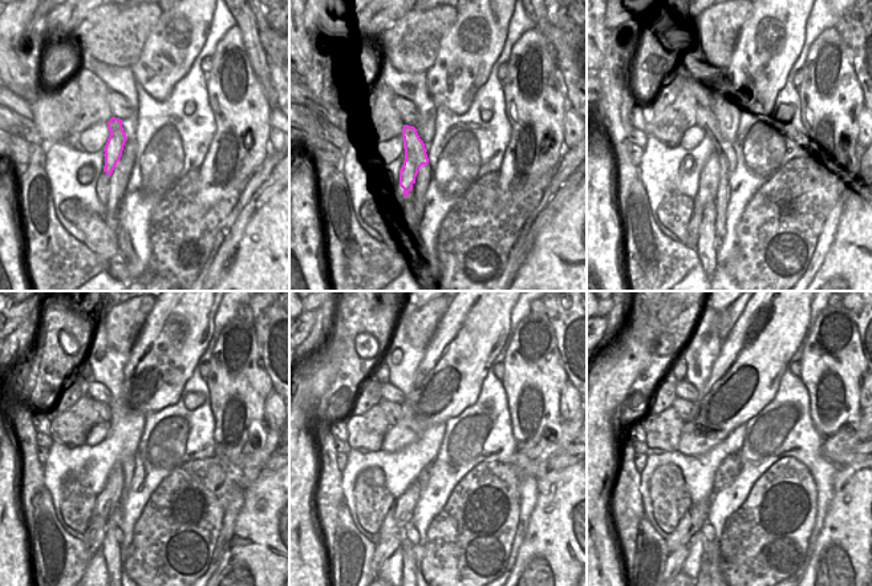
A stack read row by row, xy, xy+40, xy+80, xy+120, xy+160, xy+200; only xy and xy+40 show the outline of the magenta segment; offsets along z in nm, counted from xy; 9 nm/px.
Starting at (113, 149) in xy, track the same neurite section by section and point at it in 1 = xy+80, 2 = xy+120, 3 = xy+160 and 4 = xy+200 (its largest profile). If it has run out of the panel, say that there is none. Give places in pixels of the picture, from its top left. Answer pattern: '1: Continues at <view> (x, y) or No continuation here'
1: Continues at xy+80 (710, 176)
2: Continues at xy+120 (109, 498)
3: Continues at xy+160 (400, 516)
4: Continues at xy+200 (696, 517)

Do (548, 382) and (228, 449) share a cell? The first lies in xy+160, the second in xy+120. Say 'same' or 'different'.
same

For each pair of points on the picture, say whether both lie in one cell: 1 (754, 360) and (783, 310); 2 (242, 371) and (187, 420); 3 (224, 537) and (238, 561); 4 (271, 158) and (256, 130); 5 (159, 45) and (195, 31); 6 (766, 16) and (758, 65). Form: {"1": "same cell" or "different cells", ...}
{"1": "same cell", "2": "different cells", "3": "different cells", "4": "different cells", "5": "same cell", "6": "same cell"}

